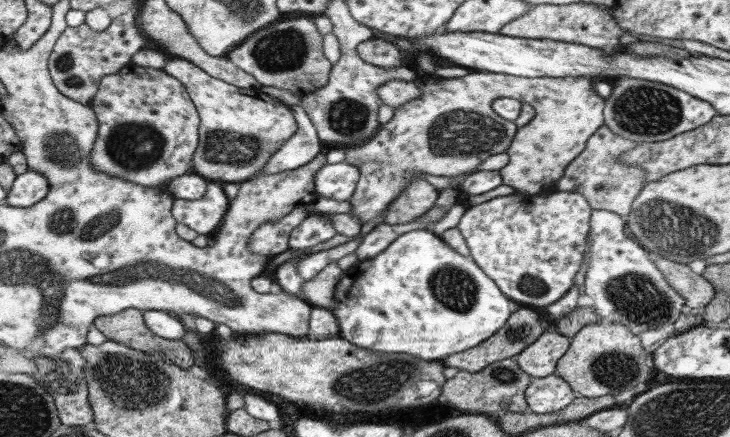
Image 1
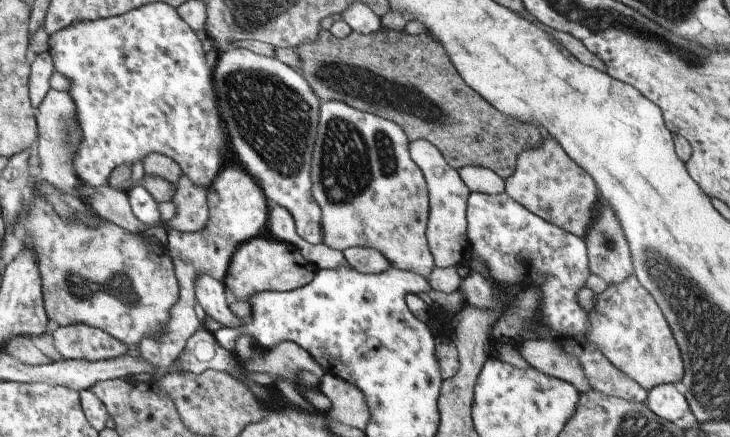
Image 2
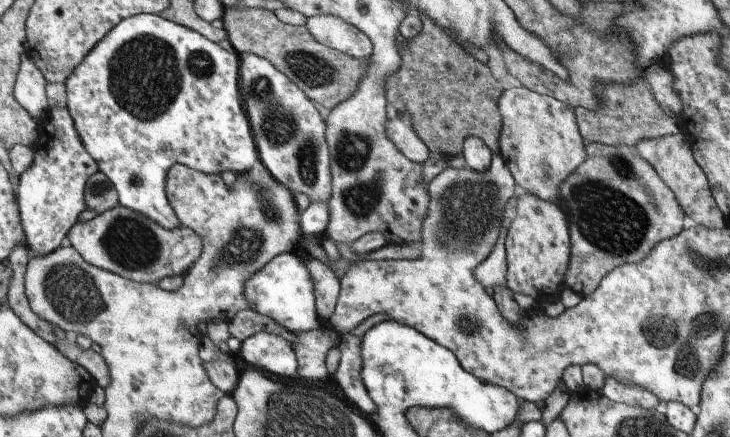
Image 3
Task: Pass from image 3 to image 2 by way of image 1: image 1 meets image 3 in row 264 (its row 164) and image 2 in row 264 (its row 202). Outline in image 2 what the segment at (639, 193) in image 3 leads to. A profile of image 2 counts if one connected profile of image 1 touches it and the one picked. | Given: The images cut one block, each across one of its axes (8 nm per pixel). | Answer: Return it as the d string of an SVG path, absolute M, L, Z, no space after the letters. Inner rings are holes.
M603 204L599 216L583 236L588 260L588 271L601 277L607 284L617 284L633 272L628 244L624 241L616 216Z

